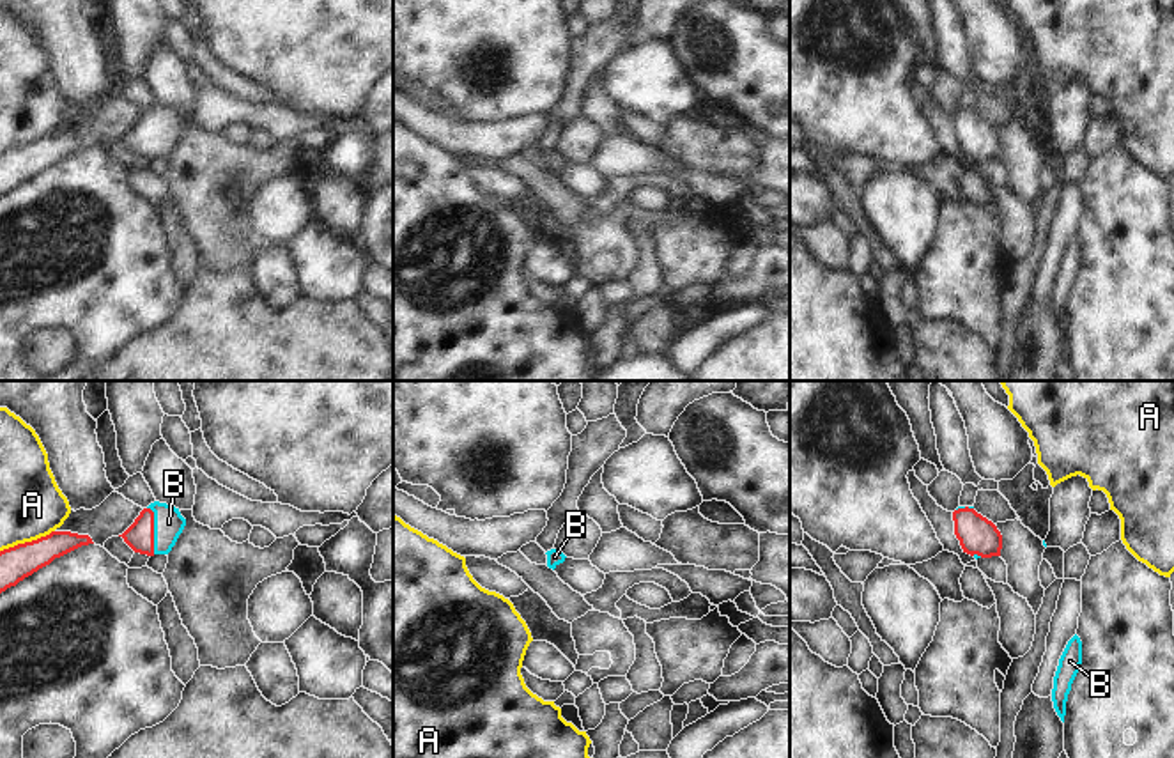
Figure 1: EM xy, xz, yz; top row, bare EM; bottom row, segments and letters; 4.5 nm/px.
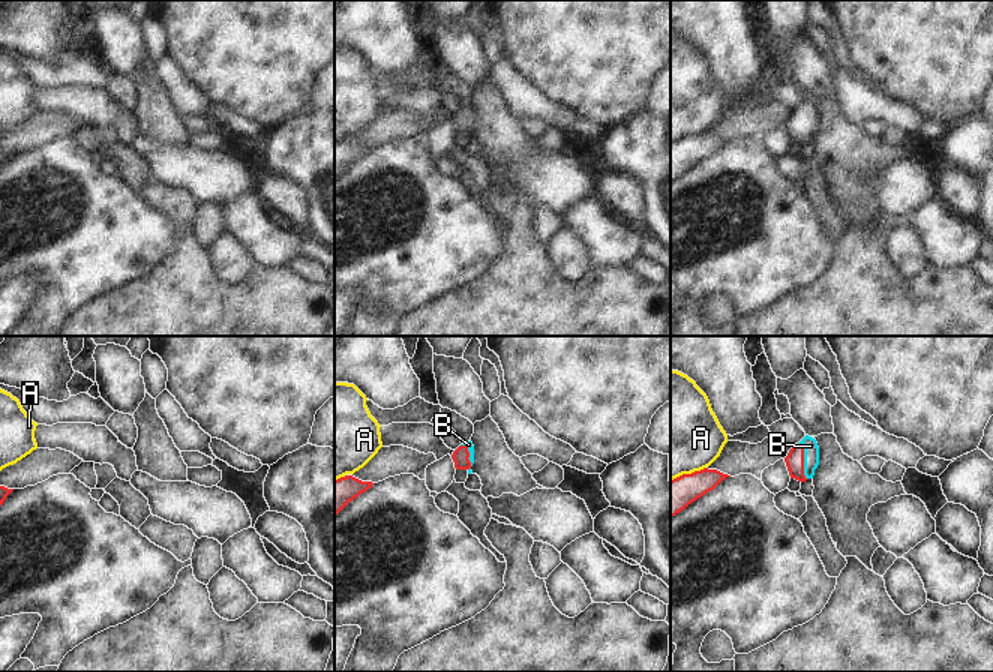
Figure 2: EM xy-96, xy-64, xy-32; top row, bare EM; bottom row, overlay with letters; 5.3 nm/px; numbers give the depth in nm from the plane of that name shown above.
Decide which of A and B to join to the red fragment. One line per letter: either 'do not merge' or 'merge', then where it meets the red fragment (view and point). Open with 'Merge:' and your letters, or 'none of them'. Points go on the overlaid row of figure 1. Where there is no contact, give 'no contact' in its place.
Merge: B
A: do not merge; contact xy (27, 542)
B: merge; contact xy (153, 530)

